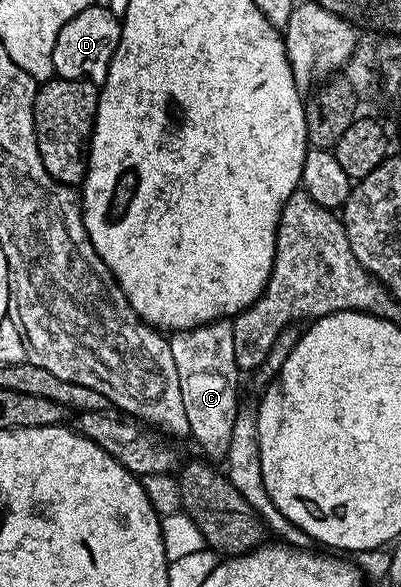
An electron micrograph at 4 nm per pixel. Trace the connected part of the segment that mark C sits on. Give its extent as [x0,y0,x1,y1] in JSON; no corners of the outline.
[168,318,242,461]

